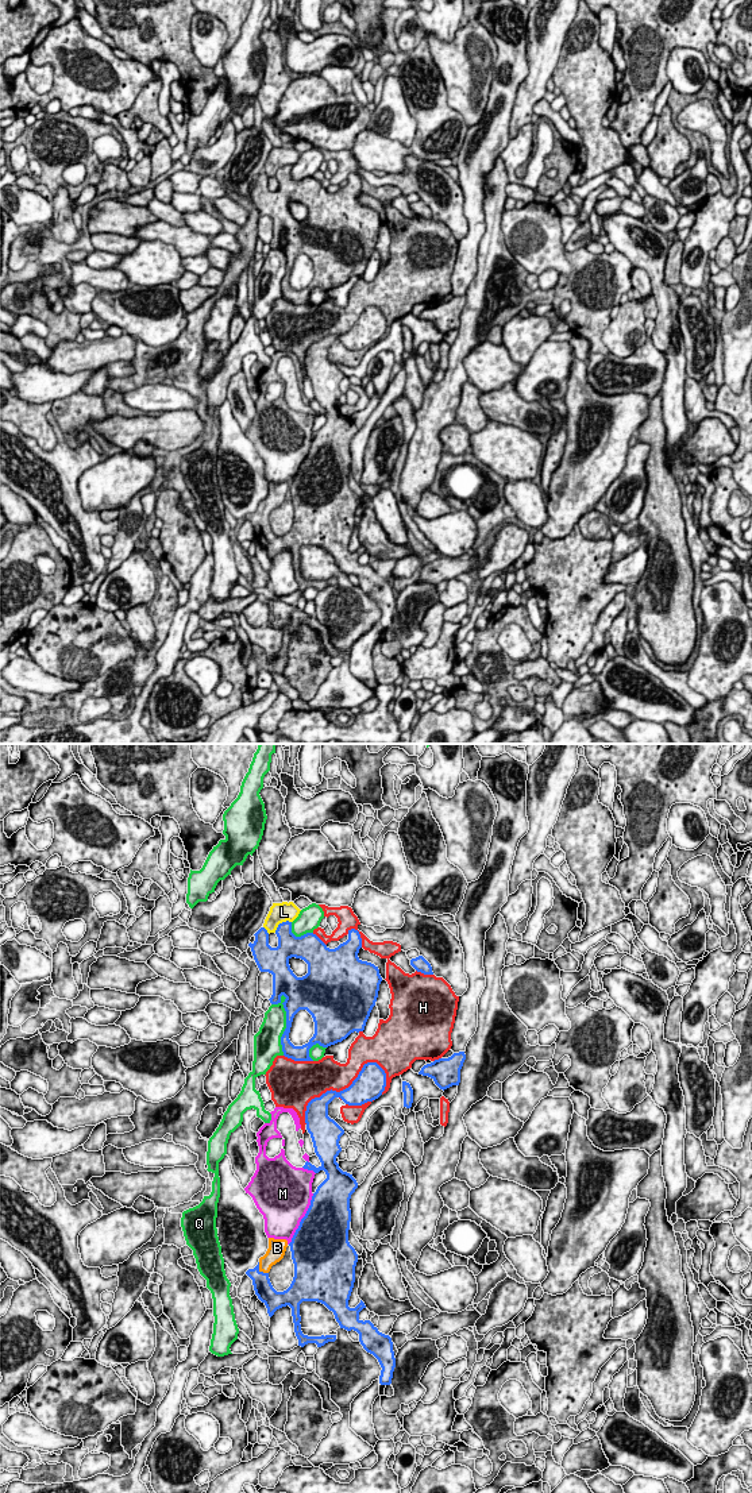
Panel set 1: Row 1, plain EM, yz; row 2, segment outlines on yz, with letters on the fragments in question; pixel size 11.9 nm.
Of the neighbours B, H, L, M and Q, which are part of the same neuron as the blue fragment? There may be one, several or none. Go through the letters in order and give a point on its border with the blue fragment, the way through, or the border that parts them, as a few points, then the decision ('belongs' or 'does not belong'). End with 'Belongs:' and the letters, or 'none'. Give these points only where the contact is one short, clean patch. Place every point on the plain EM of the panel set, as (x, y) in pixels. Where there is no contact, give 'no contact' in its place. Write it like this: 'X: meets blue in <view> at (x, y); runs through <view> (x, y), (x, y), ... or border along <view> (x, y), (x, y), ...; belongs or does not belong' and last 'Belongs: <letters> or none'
B: meets blue in yz at (261, 516); belongs
H: meets blue in yz at (340, 335); does not belong
L: meets blue in yz at (282, 166); does not belong
M: meets blue in yz at (301, 463); does not belong
Q: meets blue in yz at (286, 269); does not belong
Belongs: B

